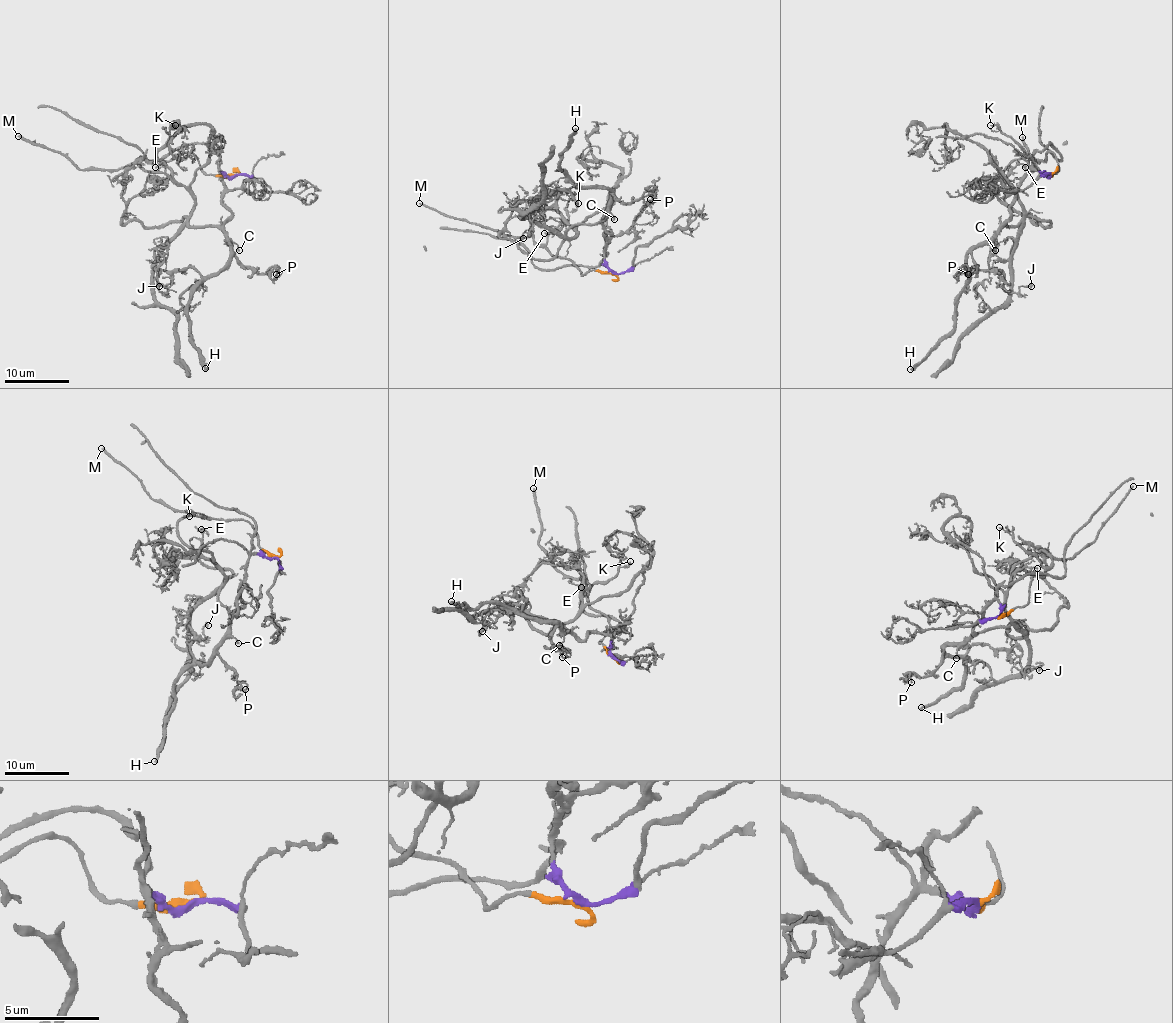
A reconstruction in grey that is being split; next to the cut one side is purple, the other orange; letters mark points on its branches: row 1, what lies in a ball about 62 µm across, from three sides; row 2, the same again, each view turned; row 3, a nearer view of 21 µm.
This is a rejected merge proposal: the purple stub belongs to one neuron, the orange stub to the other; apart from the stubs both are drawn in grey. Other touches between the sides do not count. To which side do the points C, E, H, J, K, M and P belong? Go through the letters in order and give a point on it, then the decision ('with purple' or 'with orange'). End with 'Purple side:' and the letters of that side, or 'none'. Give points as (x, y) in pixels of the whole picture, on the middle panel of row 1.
C: (614, 219) | with purple
E: (544, 233) | with orange
H: (575, 128) | with purple
J: (523, 238) | with purple
K: (578, 203) | with orange
M: (419, 203) | with orange
P: (650, 199) | with purple
Purple side: C, H, J, P

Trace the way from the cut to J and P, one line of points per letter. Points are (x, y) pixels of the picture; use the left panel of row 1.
J: (236, 175), (218, 174), (231, 212), (229, 260), (205, 276), (183, 267), (165, 293), (159, 287)
P: (236, 175), (218, 174), (231, 212), (223, 231), (228, 246), (260, 273), (275, 265), (275, 275)

